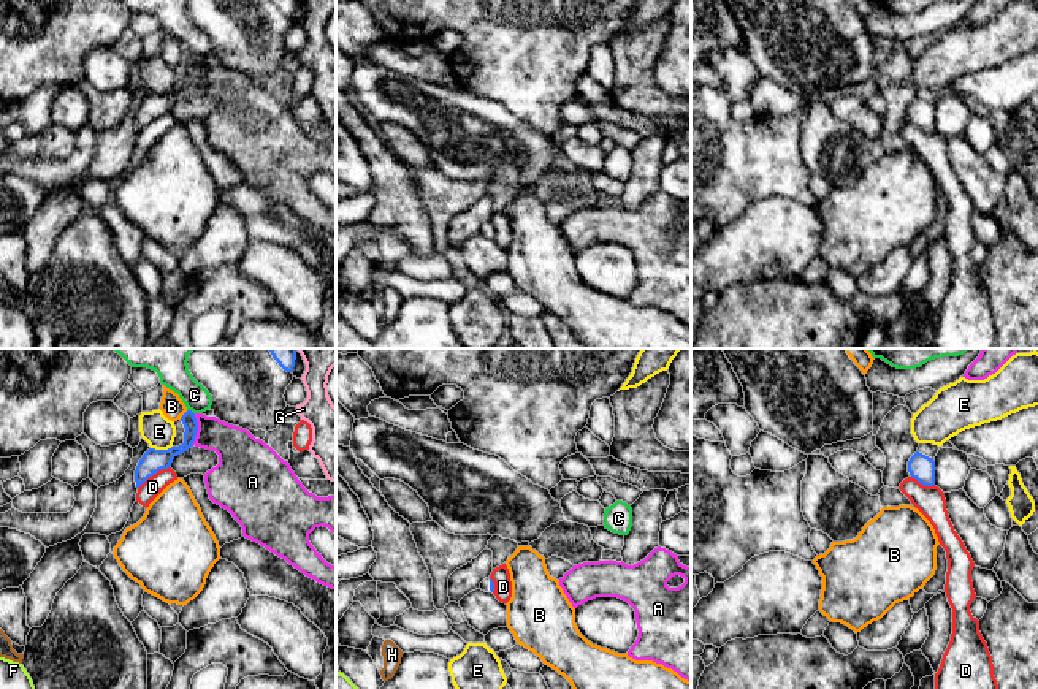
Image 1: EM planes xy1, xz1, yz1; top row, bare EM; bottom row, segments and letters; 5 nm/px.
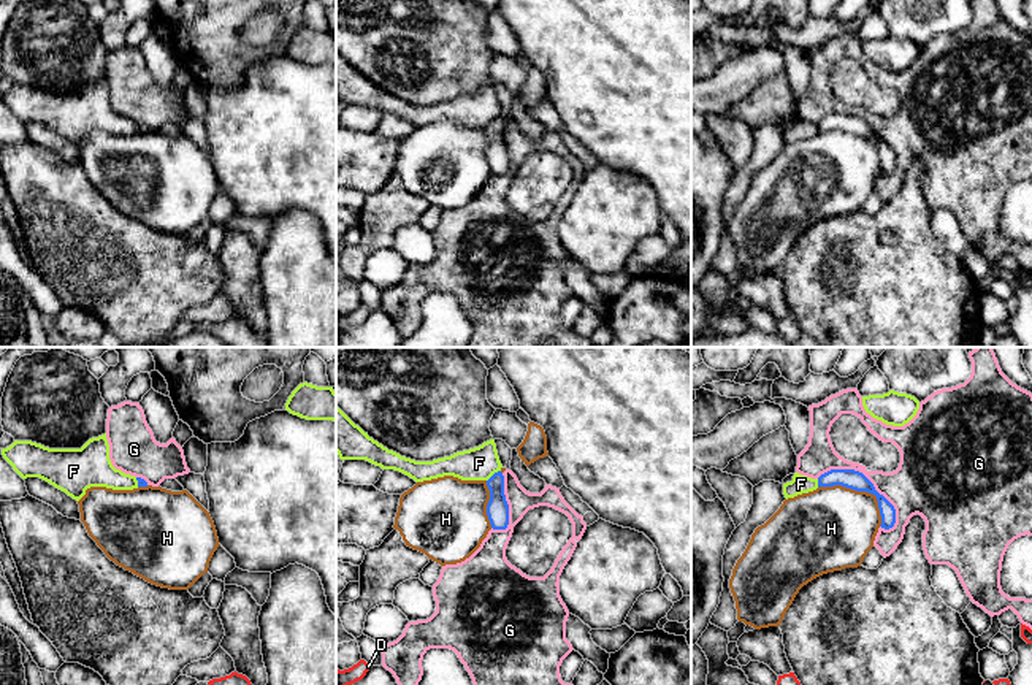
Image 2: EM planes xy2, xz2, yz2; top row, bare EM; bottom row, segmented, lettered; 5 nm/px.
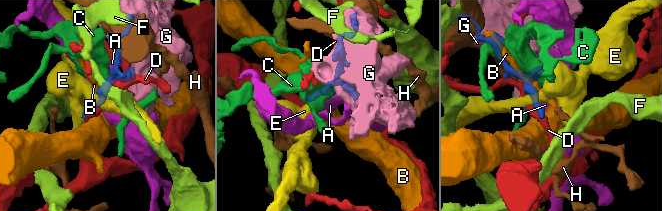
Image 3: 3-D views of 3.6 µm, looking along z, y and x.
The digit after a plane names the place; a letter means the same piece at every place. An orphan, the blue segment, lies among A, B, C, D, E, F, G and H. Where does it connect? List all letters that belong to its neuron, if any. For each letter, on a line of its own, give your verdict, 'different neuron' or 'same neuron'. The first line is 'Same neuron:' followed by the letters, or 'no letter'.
Same neuron: no letter
A: different neuron
B: different neuron
C: different neuron
D: different neuron
E: different neuron
F: different neuron
G: different neuron
H: different neuron

